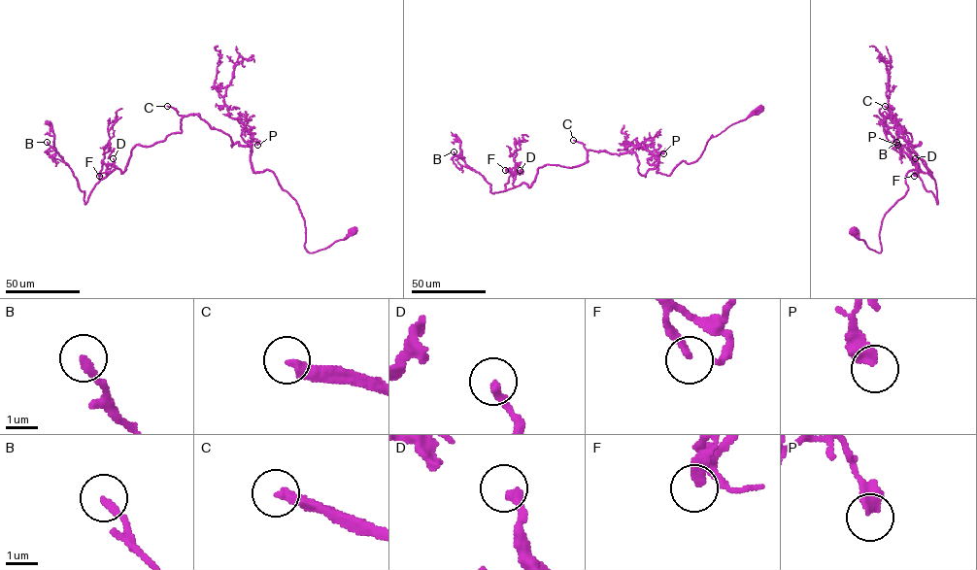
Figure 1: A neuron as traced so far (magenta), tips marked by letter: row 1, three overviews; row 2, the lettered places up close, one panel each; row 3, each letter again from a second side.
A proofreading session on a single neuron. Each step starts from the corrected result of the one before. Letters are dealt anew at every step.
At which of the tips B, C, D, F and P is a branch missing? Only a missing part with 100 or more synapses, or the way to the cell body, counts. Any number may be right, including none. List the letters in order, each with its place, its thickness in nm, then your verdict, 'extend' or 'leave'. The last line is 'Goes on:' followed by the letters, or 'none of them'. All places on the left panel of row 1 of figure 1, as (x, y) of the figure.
B: place (47, 142); calibre 240 nm; leave
C: place (167, 106); calibre 320 nm; extend
D: place (113, 158); calibre 260 nm; leave
F: place (99, 176); calibre 280 nm; leave
P: place (257, 145); calibre 440 nm; leave
Goes on: C

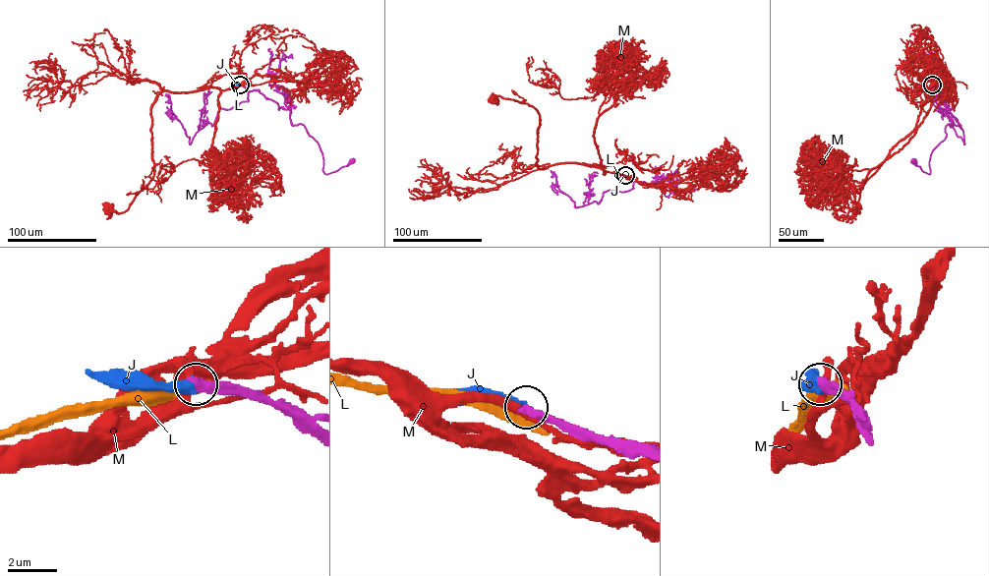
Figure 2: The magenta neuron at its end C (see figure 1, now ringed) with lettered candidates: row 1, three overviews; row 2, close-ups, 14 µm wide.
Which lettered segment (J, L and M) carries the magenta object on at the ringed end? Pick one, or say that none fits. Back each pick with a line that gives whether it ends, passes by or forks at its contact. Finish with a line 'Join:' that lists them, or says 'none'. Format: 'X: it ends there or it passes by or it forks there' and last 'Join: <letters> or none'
J: it ends there
Join: J

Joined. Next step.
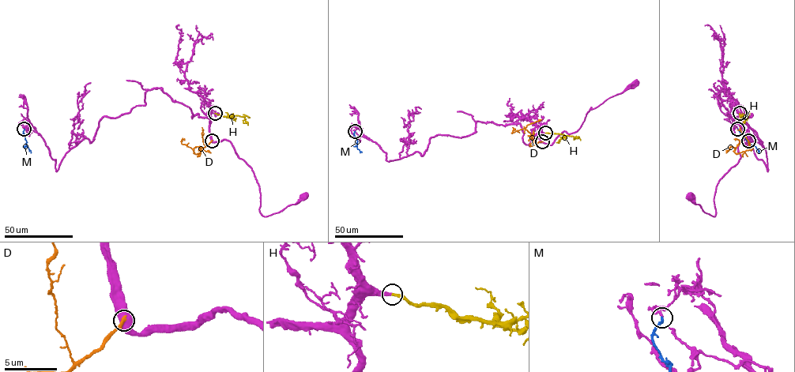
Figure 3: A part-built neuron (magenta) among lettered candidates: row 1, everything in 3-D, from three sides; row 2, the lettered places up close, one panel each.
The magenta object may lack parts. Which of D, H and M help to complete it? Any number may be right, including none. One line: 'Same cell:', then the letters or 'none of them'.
Same cell: H

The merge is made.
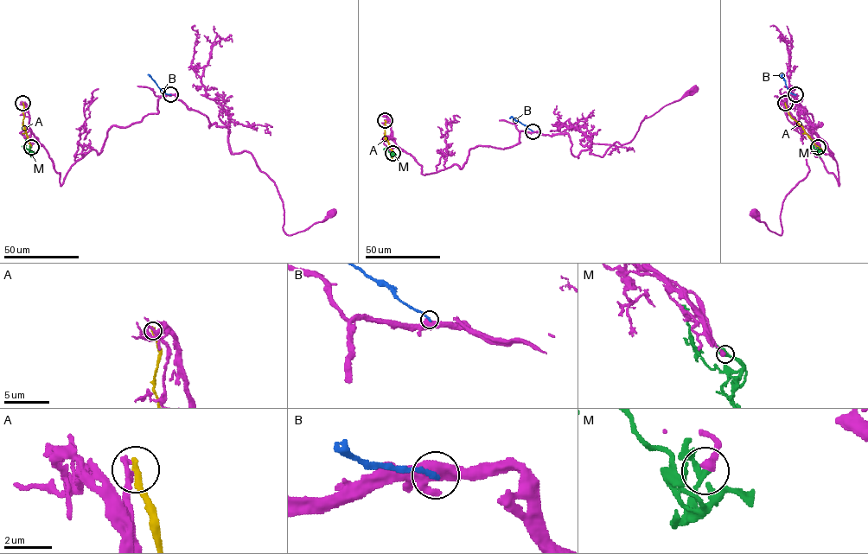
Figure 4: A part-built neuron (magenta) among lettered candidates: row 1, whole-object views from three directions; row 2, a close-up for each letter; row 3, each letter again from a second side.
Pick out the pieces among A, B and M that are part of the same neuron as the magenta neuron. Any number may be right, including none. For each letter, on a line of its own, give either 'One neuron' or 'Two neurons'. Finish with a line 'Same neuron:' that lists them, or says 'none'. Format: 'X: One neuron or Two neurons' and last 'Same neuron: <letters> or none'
A: Two neurons
B: Two neurons
M: One neuron
Same neuron: M

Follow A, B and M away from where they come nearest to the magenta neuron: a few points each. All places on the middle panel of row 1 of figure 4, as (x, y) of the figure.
A: (385, 120), (385, 136), (392, 151), (392, 158)
B: (532, 130), (509, 117)
M: (392, 154), (392, 156), (386, 148), (388, 146)

